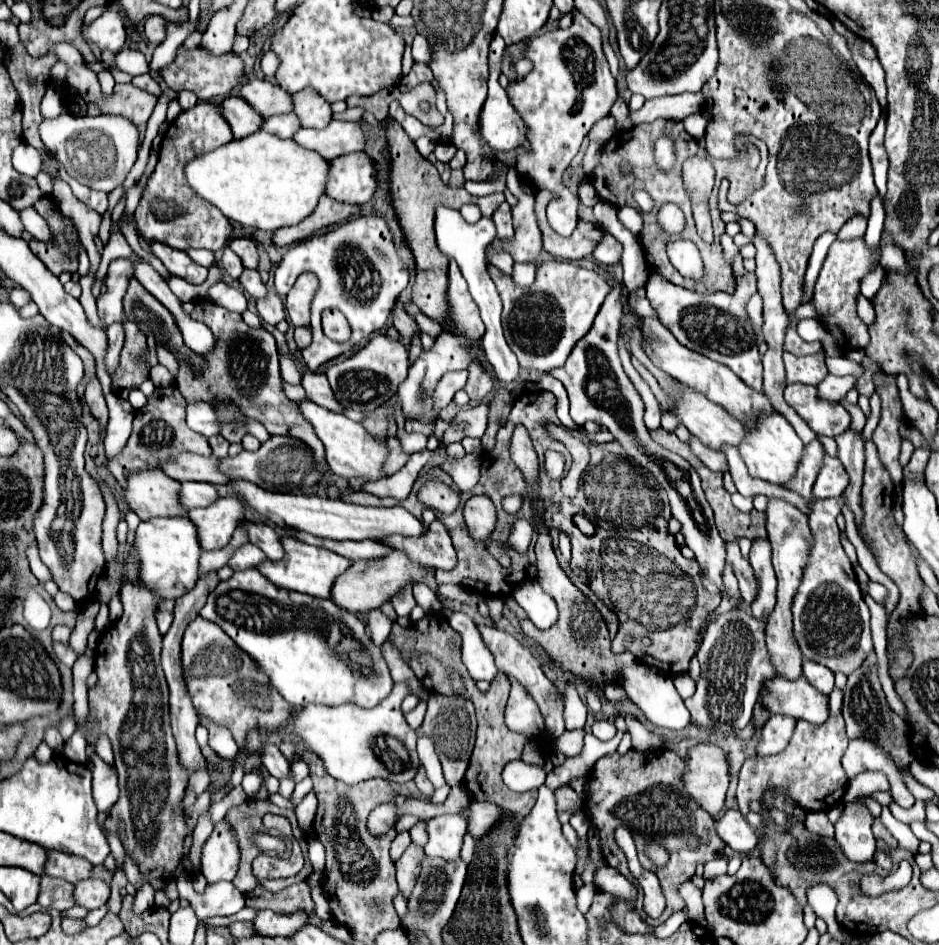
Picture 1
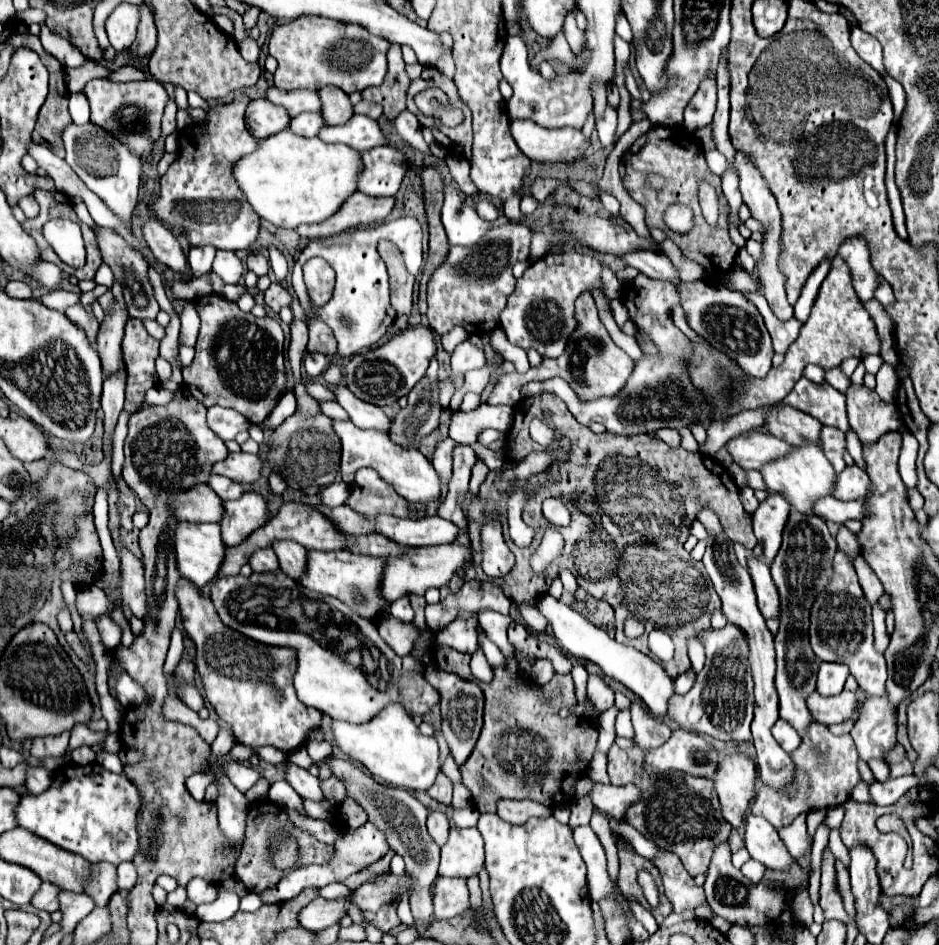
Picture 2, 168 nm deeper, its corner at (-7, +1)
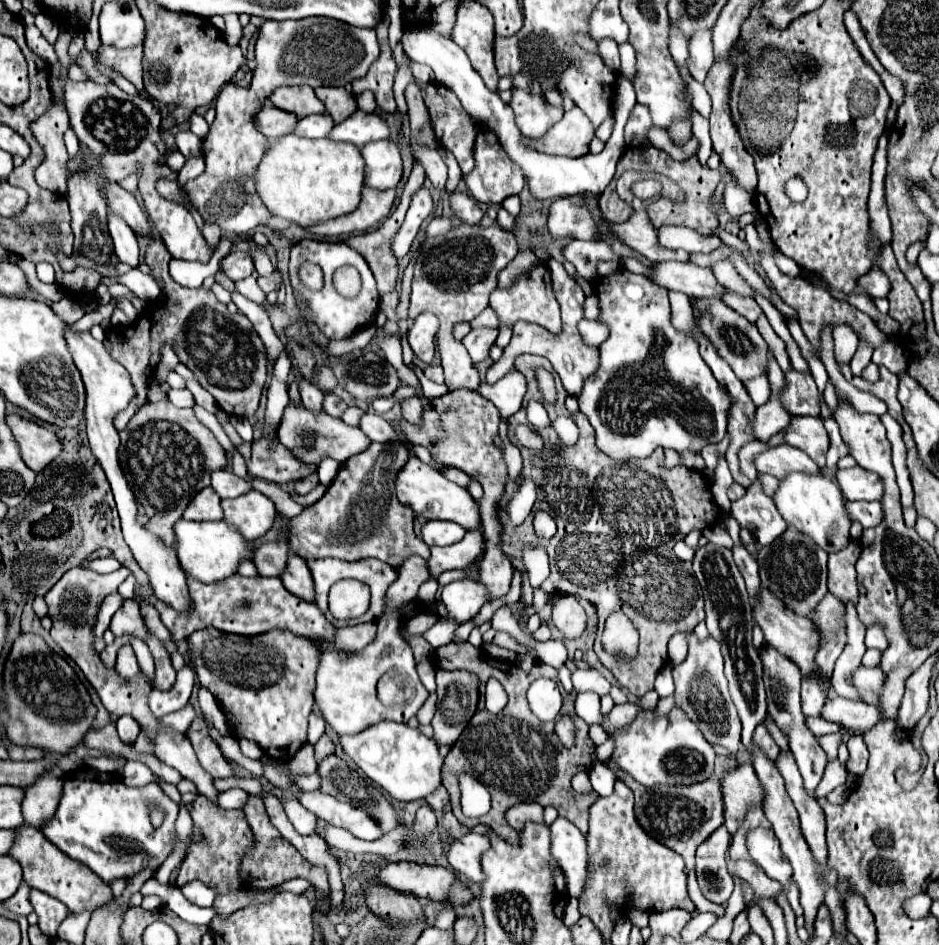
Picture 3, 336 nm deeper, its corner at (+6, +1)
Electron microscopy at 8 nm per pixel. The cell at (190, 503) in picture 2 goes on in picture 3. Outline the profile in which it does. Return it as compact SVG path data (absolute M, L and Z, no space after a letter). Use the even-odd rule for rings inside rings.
M208 486L202 492L198 492L198 496L188 504L184 518L186 520L222 520L224 512L216 490Z

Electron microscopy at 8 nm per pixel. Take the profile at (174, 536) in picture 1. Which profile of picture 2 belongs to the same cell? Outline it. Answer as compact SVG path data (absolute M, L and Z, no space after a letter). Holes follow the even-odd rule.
M179 522L175 528L173 544L177 570L185 580L197 588L203 588L217 576L225 550L219 524Z

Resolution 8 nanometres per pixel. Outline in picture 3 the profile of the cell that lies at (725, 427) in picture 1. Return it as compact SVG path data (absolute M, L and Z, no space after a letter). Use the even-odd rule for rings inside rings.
M782 444L776 448L770 448L754 458L756 470L764 474L772 474L778 480L784 478L790 472L806 472L806 474L818 474L818 466L814 460L810 460L808 454L802 450Z

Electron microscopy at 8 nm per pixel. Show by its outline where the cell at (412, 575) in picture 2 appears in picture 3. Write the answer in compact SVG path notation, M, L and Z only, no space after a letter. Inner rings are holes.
M474 530L474 532L468 532L464 540L458 544L444 546L444 548L434 546L428 564L430 564L432 576L436 578L446 570L468 568L482 556L484 556L484 534L482 530Z

